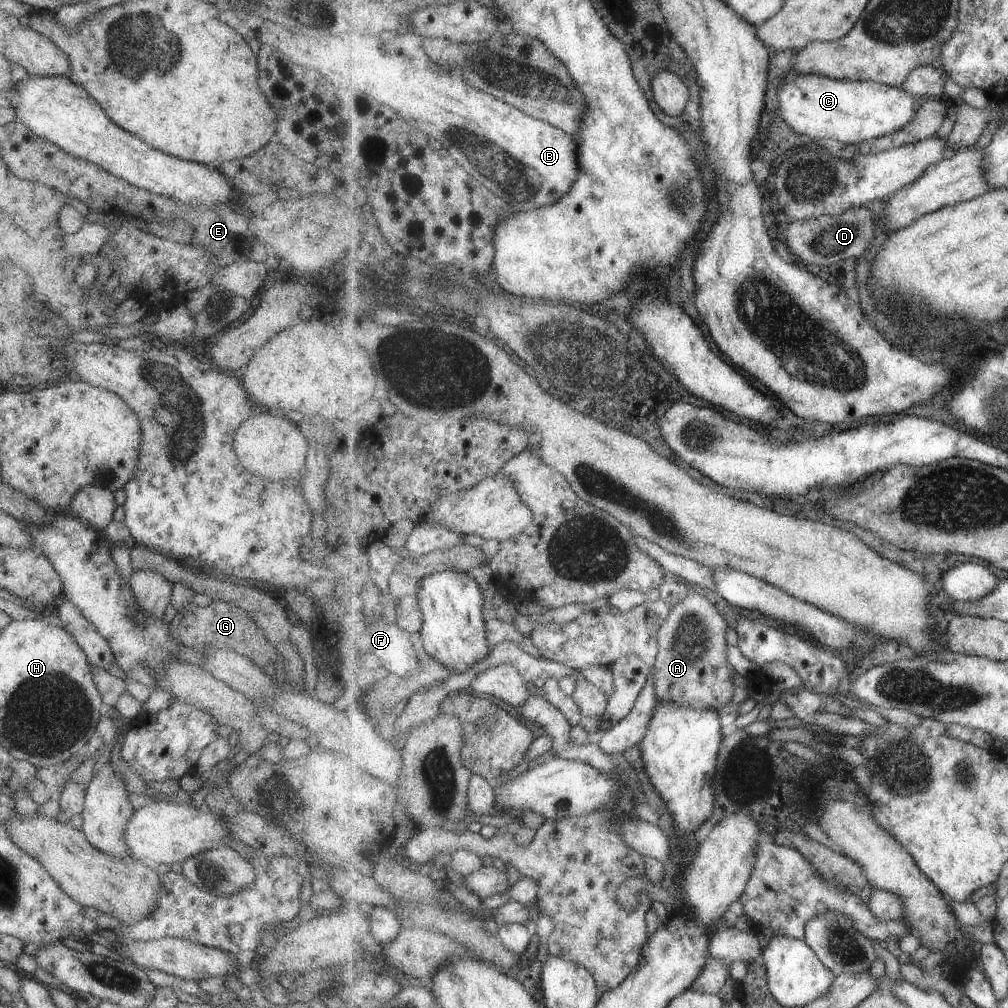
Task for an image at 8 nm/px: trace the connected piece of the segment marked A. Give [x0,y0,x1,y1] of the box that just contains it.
[652,590,742,712]

